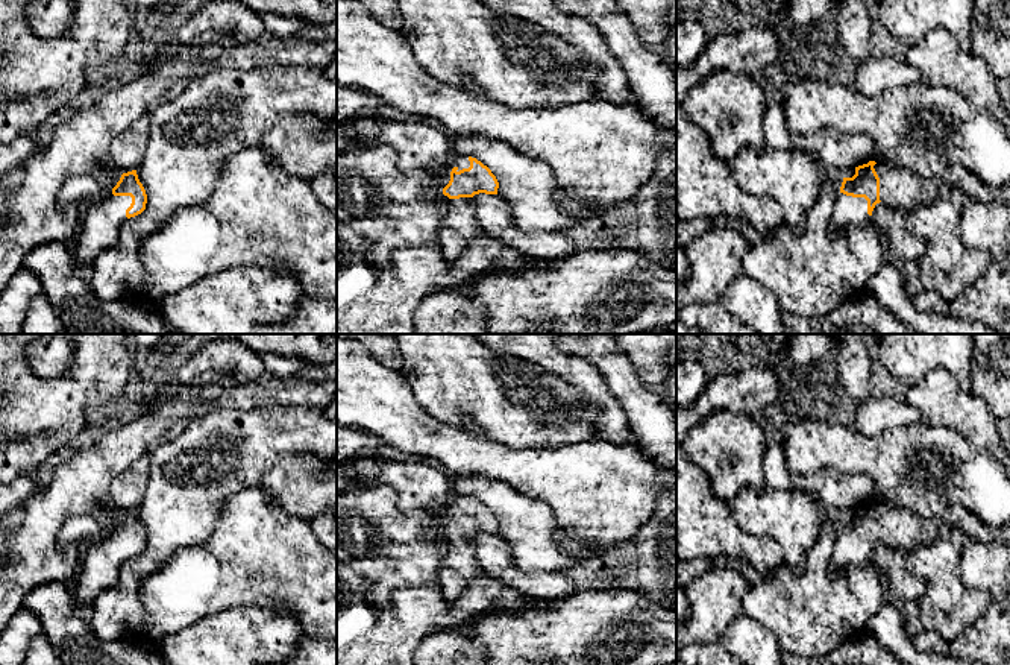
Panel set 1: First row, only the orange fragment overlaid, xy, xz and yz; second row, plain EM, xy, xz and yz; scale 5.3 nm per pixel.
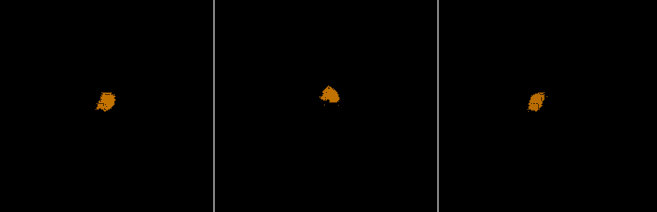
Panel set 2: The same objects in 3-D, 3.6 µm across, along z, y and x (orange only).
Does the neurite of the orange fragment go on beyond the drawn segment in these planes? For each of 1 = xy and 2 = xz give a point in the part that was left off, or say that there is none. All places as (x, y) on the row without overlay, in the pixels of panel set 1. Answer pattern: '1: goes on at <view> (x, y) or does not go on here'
1: goes on at xy (100, 562)
2: goes on at xz (458, 568)

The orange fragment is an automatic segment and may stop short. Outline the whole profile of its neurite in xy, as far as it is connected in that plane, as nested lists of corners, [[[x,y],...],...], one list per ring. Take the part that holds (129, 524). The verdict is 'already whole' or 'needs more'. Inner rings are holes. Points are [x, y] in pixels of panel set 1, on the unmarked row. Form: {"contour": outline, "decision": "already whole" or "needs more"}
{"contour": [[[136,510],[123,513],[117,525],[82,550],[80,575],[73,600],[85,612],[97,595],[115,585],[120,568],[146,550],[147,534]]], "decision": "needs more"}

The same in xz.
{"contour": [[[455,492],[435,510],[441,516],[443,534],[449,537],[438,575],[447,601],[453,601],[472,581],[487,577],[476,565],[472,537],[479,533],[497,534],[499,522],[491,510],[472,496]]], "decision": "needs more"}

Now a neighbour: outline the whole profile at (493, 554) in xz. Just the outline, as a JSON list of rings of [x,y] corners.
[[[479,533],[472,537],[476,565],[490,577],[510,585],[525,597],[552,600],[576,592],[573,581],[561,571],[528,572],[514,565],[510,542],[497,534]]]

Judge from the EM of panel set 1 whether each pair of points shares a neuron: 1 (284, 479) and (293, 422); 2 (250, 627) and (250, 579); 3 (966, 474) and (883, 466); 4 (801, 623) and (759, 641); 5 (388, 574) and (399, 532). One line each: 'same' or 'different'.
1: different
2: different
3: same
4: different
5: same

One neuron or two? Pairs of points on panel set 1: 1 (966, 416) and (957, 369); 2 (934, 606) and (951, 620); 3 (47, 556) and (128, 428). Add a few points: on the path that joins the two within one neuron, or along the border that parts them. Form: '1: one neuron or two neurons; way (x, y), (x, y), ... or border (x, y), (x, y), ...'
1: two neurons; border (931, 371), (944, 368), (962, 389), (969, 392)
2: one neuron; way (939, 611), (947, 618)
3: one neuron; way (47, 524), (47, 516), (103, 460)

